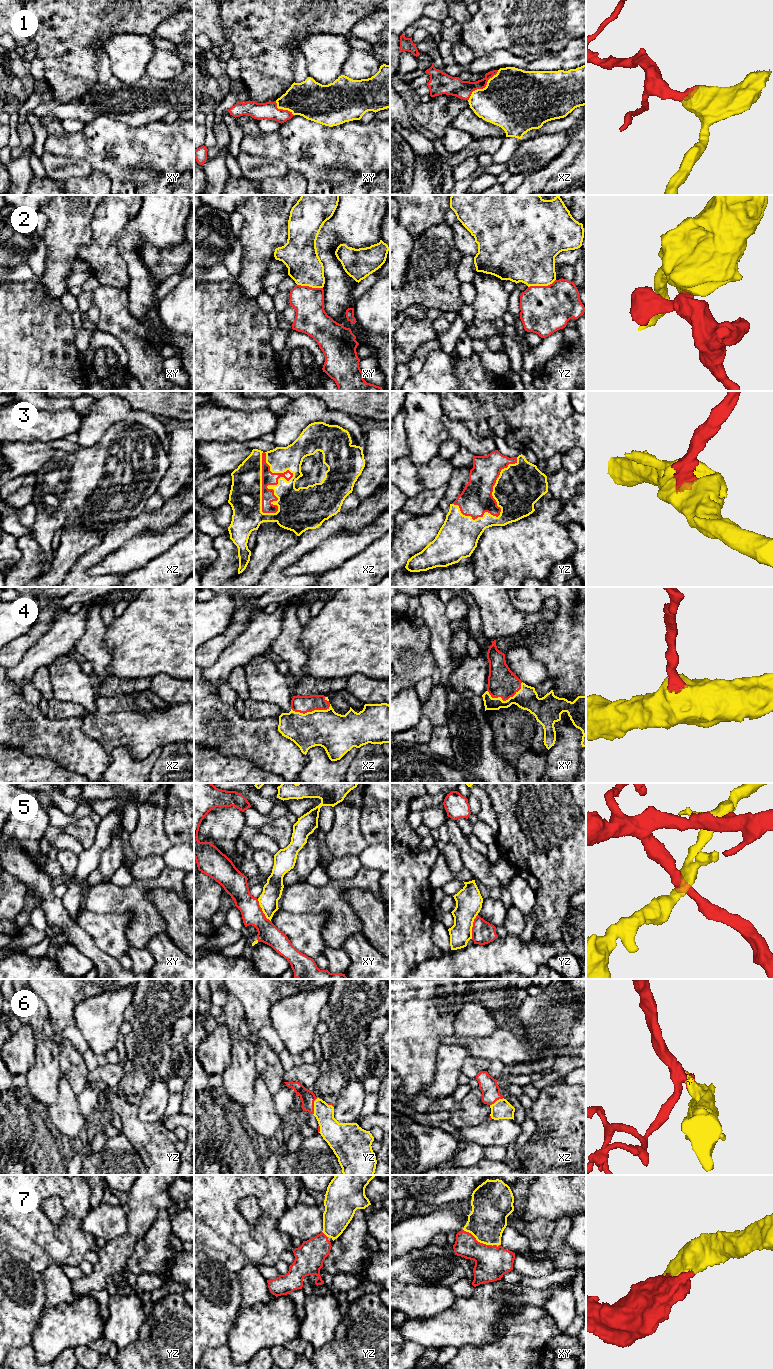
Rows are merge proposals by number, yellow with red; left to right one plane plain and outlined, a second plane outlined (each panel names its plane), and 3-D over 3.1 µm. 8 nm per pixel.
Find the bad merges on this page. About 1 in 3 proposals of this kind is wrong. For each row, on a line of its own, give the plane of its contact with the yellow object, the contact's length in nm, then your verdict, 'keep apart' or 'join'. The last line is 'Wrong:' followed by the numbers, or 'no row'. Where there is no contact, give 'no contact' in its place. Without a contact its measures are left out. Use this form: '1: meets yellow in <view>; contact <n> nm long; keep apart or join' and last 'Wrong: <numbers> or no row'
1: meets yellow in xz; contact 360 nm long; join
2: meets yellow in yz; contact 240 nm long; keep apart
3: meets yellow in xz; contact 500 nm long; join
4: meets yellow in xy; contact 300 nm long; join
5: meets yellow in yz; contact 200 nm long; keep apart
6: meets yellow in yz; contact 140 nm long; join
7: meets yellow in xy; contact 280 nm long; join
Wrong: 2, 5

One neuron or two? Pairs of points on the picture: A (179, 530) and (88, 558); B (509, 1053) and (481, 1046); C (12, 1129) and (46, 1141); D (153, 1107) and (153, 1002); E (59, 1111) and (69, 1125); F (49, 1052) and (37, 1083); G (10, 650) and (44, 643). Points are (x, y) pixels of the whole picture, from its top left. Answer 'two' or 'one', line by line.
A: two
B: one
C: one
D: two
E: one
F: one
G: two

